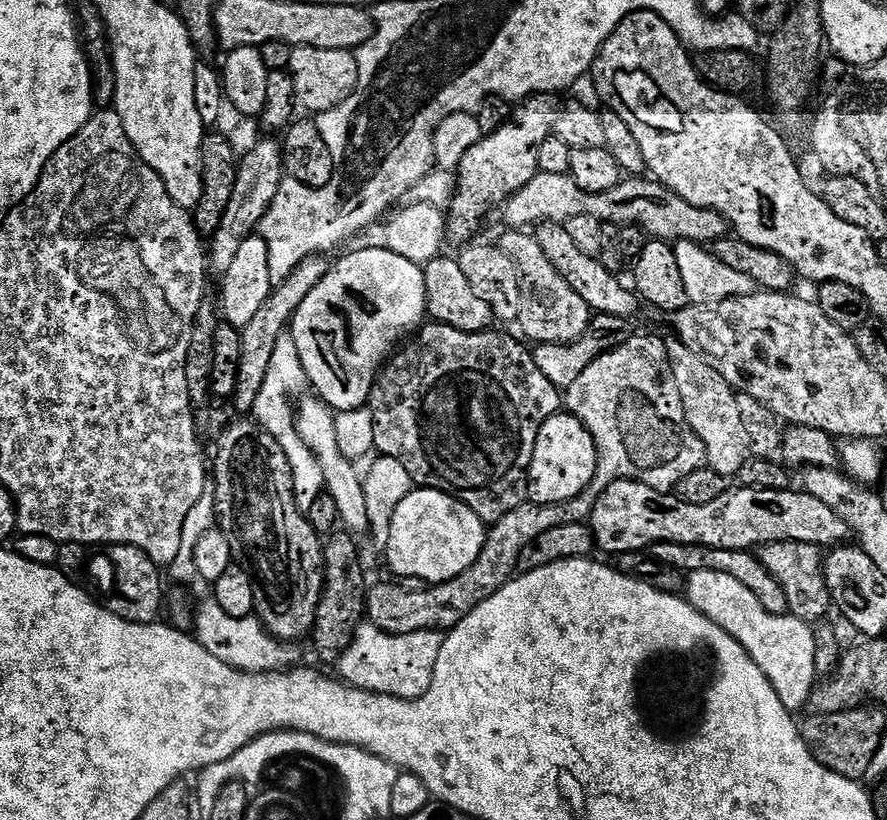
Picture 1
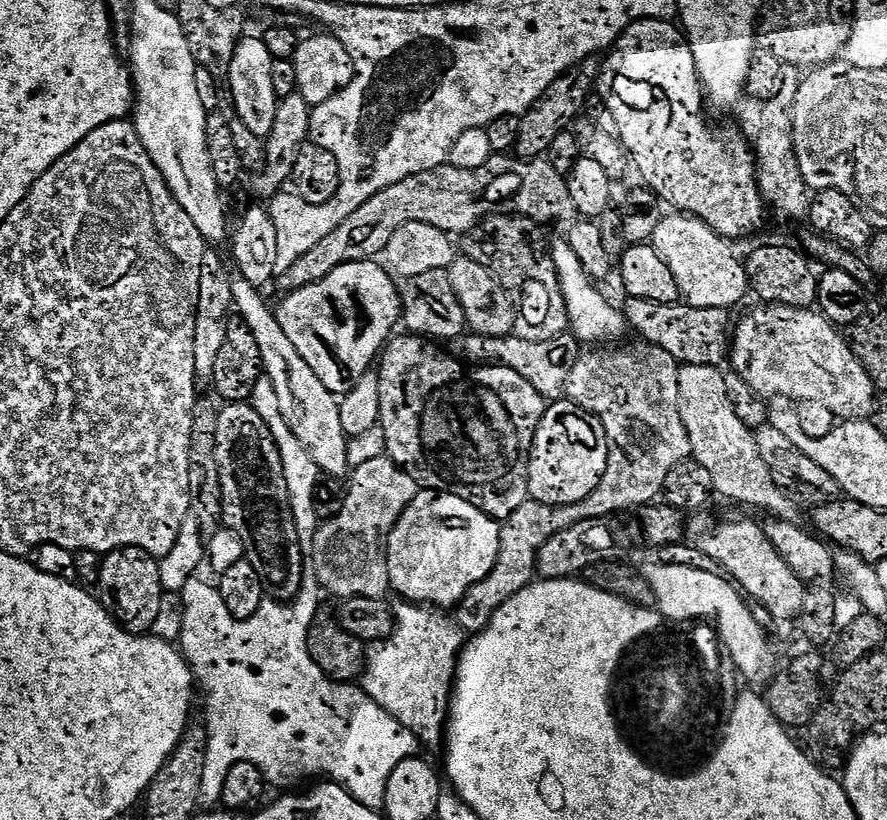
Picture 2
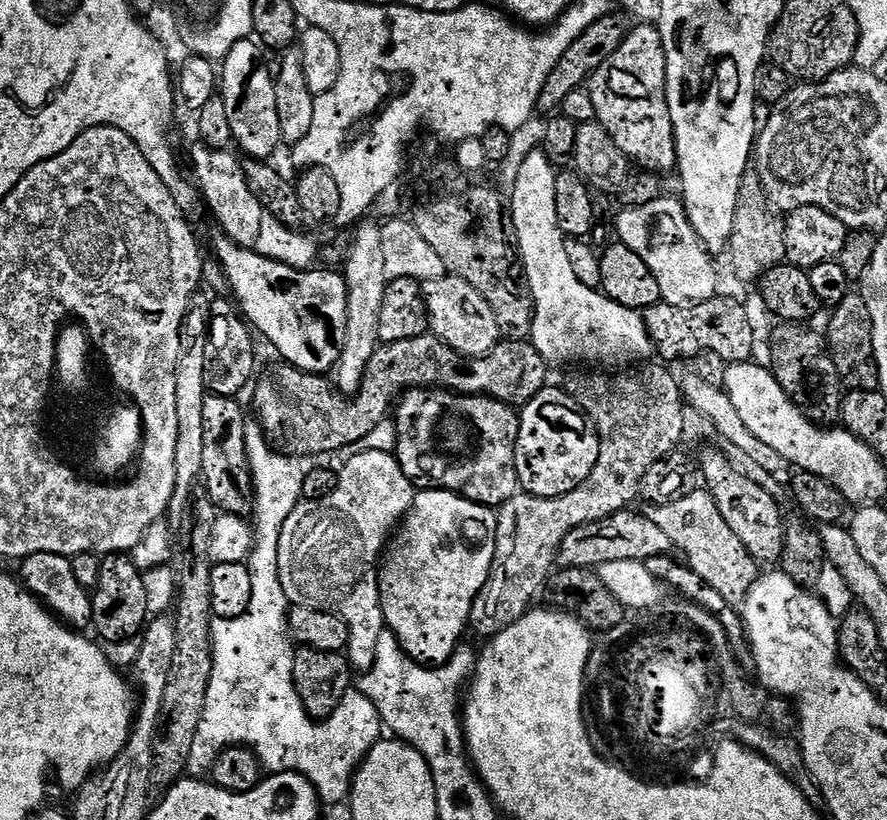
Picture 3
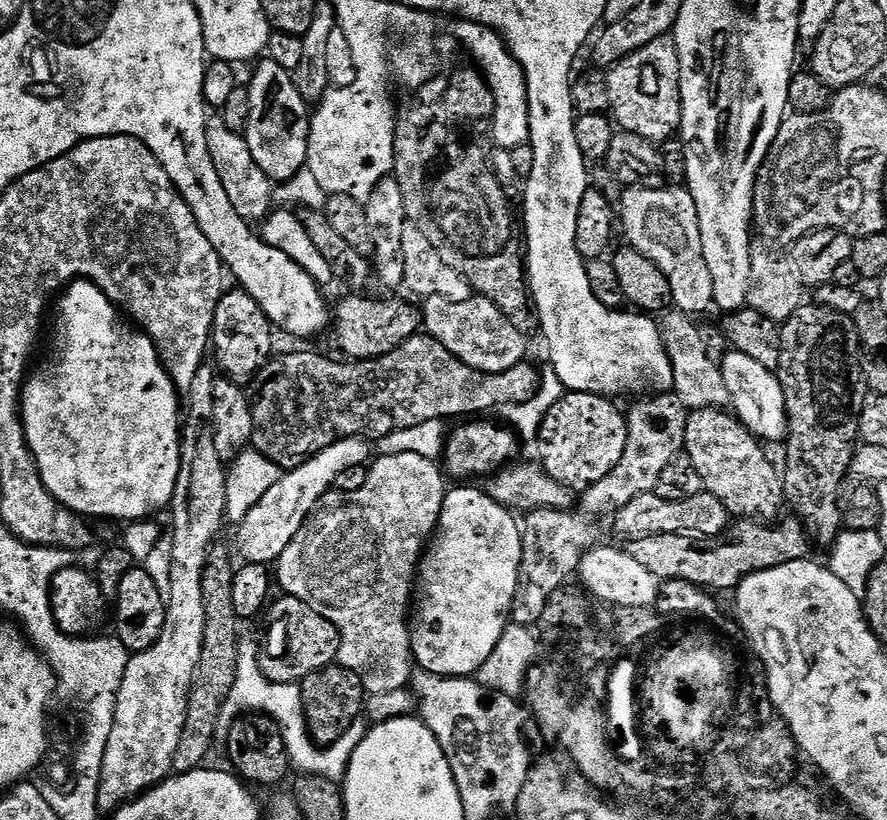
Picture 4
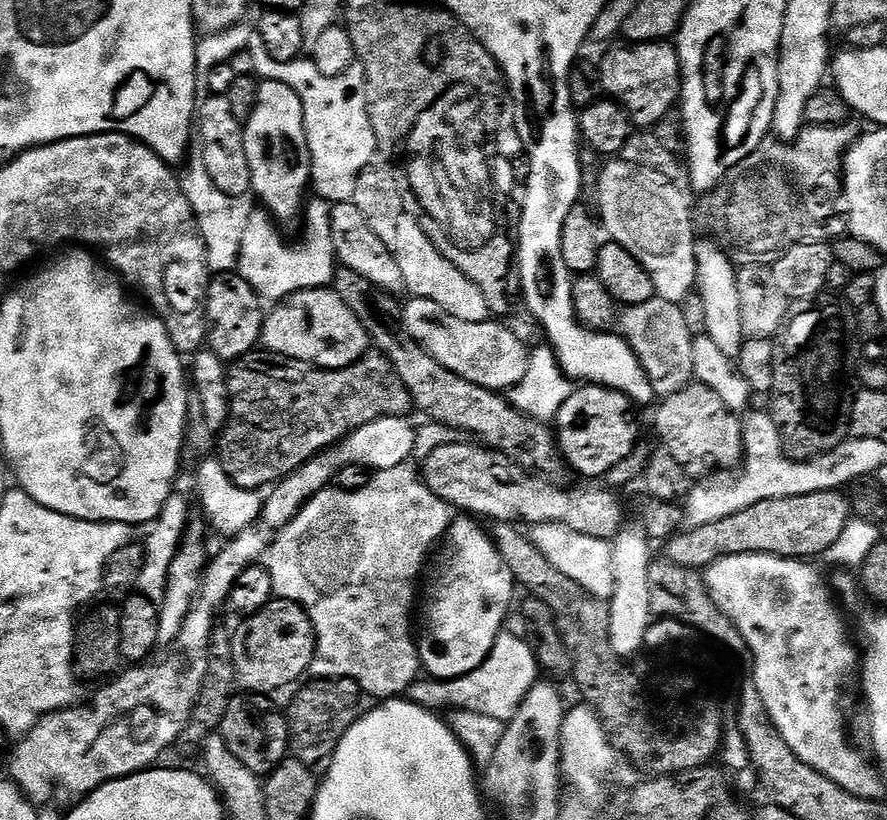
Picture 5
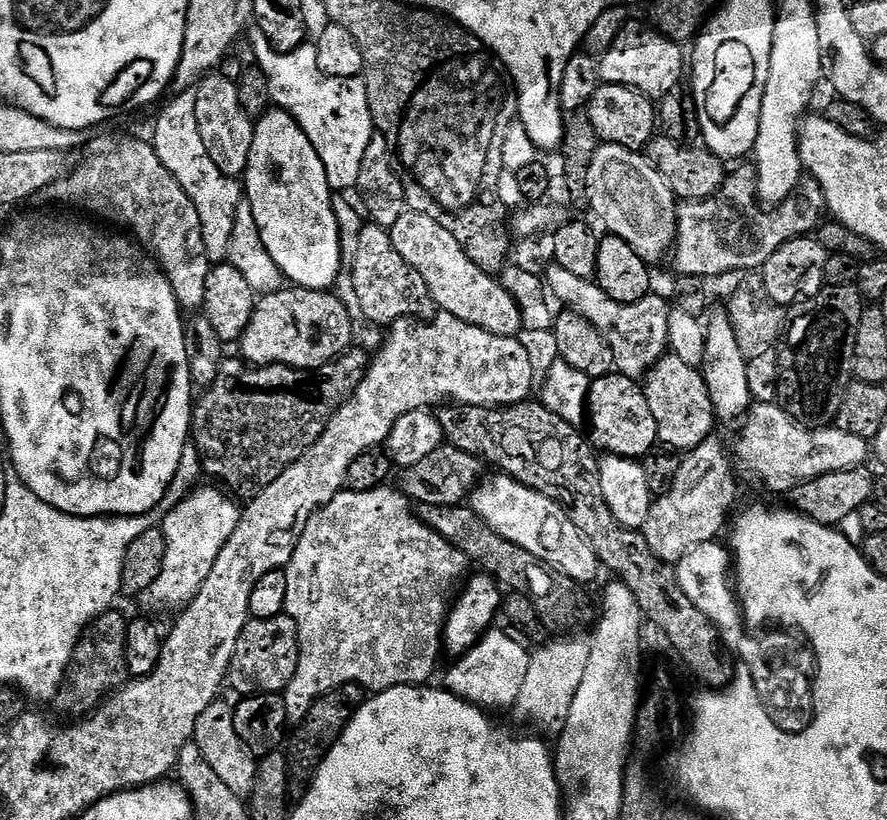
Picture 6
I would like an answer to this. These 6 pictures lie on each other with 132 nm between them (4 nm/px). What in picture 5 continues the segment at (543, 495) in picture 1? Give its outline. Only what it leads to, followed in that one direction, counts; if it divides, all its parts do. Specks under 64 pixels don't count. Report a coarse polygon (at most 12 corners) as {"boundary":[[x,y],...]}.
{"boundary":[[577,387],[554,419],[563,463],[604,478],[637,451],[631,400]]}

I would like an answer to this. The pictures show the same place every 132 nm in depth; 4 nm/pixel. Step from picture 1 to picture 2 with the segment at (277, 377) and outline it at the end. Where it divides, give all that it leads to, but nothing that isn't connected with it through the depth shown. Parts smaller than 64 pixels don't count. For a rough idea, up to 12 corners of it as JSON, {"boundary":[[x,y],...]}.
{"boundary":[[261,378],[250,401],[278,446],[300,543],[316,536],[320,467]]}

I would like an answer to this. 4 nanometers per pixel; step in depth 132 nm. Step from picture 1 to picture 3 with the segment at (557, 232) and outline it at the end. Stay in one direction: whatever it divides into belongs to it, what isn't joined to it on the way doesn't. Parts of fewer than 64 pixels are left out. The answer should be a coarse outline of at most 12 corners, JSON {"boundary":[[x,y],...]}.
{"boundary":[[724,294],[642,315],[668,360],[753,359],[752,320]]}

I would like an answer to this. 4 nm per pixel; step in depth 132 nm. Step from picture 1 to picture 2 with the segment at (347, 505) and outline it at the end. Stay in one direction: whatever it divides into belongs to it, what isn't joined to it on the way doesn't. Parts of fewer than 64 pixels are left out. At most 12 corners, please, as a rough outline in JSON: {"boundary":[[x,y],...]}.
{"boundary":[[236,278],[292,433],[328,476],[347,477],[340,400],[286,338],[261,289]]}

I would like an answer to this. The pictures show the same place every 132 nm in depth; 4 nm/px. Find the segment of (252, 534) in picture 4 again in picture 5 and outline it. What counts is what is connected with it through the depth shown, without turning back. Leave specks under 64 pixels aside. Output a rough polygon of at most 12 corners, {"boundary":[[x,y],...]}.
{"boundary":[[387,416],[285,475],[260,520],[284,528],[346,466],[407,463],[416,430]]}

